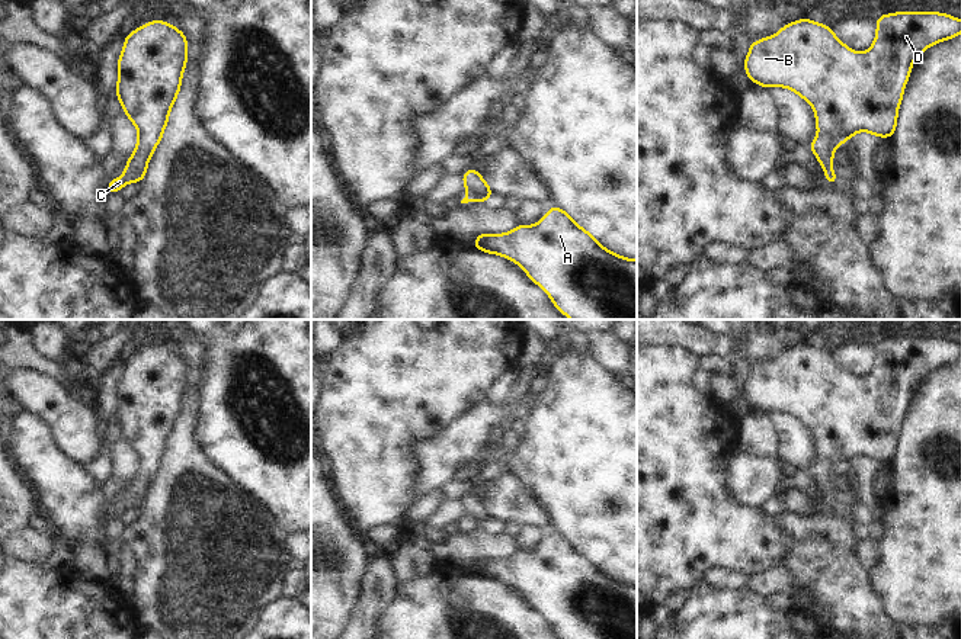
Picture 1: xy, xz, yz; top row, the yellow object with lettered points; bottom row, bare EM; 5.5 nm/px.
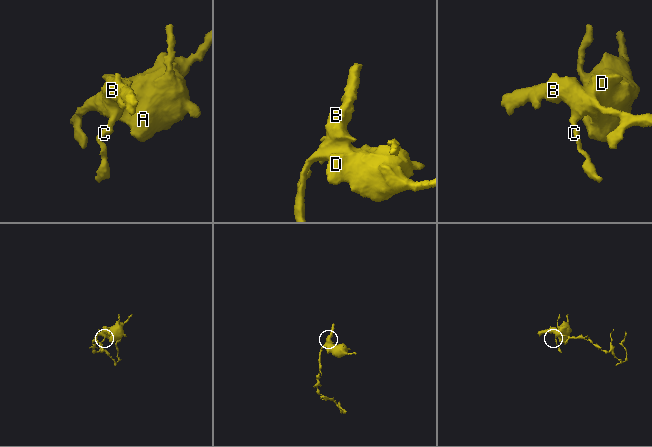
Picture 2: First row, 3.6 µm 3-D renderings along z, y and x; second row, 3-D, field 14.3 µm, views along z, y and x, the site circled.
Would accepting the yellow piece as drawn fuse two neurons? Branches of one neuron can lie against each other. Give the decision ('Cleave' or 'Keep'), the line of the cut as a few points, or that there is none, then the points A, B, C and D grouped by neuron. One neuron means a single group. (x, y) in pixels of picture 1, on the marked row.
Keep. No split. Groups: A B C D

